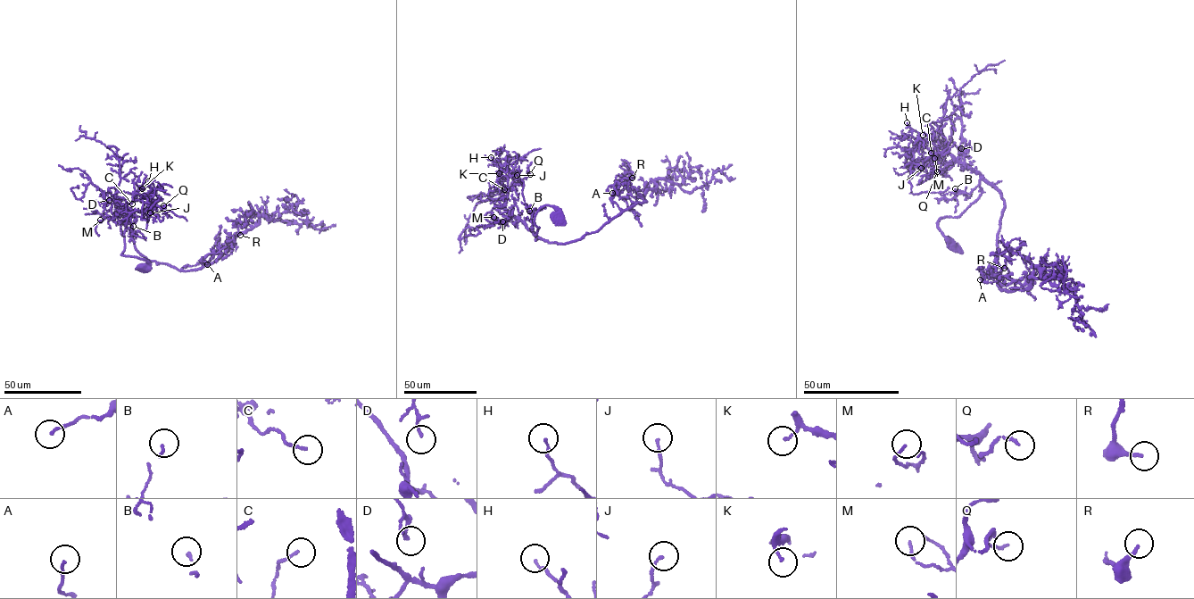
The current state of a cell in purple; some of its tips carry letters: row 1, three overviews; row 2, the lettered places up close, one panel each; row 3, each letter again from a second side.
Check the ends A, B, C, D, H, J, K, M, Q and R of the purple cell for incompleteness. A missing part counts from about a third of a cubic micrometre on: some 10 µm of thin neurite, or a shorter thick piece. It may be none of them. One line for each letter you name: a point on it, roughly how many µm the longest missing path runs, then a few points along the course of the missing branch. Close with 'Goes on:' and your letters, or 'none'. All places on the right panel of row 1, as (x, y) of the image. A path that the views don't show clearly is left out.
B: Place: (955, 188). Missing length about 25 µm. Course of what is missing: (955, 188), (959, 181), (956, 187), (949, 187), (945, 182), (947, 177), (942, 177)
Goes on: B

